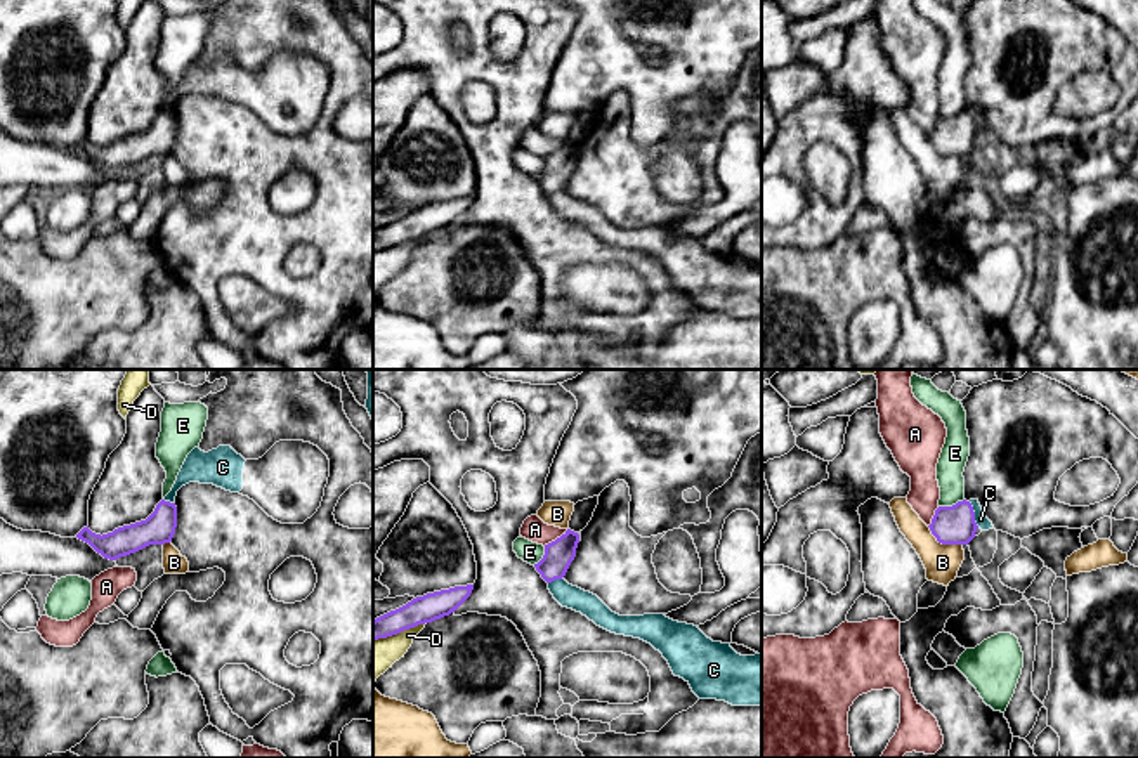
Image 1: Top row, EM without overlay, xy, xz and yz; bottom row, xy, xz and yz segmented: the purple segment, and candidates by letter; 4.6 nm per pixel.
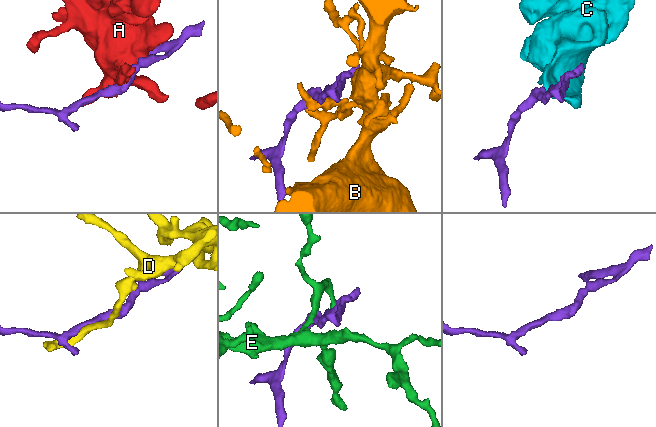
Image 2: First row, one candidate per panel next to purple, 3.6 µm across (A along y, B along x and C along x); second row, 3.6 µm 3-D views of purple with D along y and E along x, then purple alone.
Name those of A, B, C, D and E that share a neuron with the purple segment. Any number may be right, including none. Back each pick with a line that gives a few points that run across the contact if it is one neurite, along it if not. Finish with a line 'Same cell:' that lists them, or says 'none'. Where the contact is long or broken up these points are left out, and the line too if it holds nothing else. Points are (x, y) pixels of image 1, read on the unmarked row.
Same cell: none

